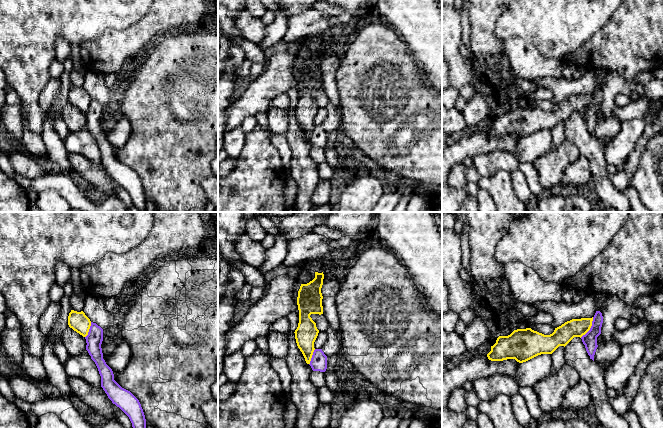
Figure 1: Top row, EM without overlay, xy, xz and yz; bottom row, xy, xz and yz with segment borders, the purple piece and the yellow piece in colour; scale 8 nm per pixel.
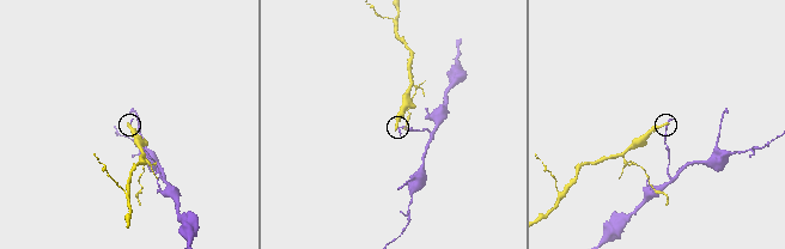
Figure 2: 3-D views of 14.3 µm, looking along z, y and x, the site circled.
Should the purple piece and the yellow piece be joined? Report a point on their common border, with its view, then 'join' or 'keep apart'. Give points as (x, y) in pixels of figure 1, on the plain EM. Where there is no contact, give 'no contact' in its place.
yz (590, 104) | keep apart

